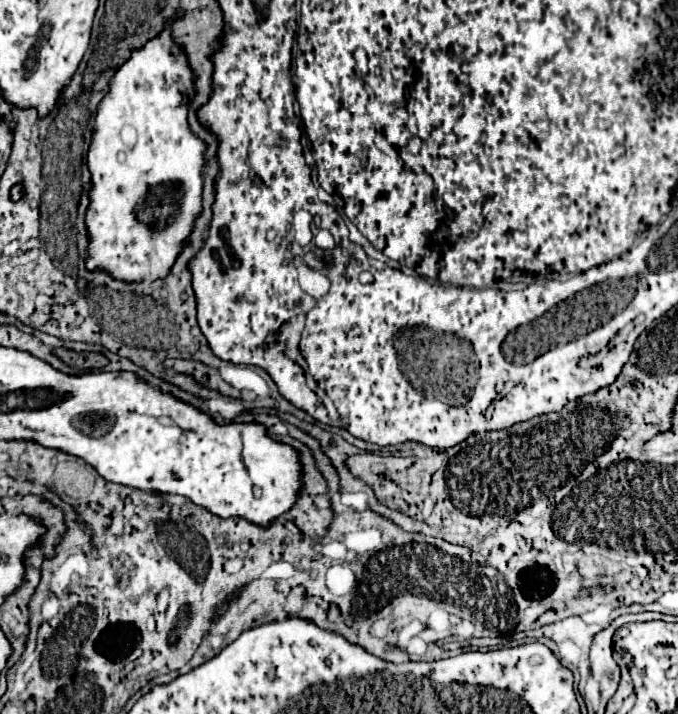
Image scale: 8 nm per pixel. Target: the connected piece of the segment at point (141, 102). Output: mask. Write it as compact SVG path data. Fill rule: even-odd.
M165 26L157 36L147 40L141 48L133 48L129 60L125 60L113 72L113 76L109 80L109 90L103 96L101 104L97 106L95 128L93 128L91 144L89 144L89 150L87 150L87 168L91 172L91 190L87 194L89 196L89 206L87 206L87 212L85 212L85 228L87 228L87 236L89 236L87 258L85 258L85 268L87 270L101 270L101 272L109 274L115 280L121 280L121 282L127 282L127 284L139 284L143 280L147 280L147 282L163 280L171 272L173 264L177 262L177 256L181 254L183 246L189 240L189 234L193 232L195 220L203 212L203 198L201 198L201 194L203 194L203 166L205 166L207 144L189 130L187 112L189 112L191 96L195 96L195 76L193 76L193 70L189 66L187 54L183 52L181 44L177 44L173 40L169 26Z

